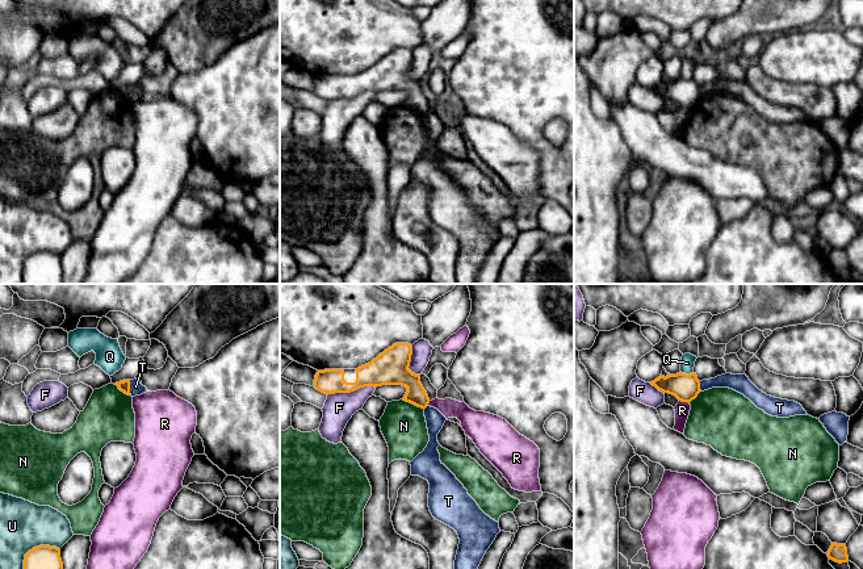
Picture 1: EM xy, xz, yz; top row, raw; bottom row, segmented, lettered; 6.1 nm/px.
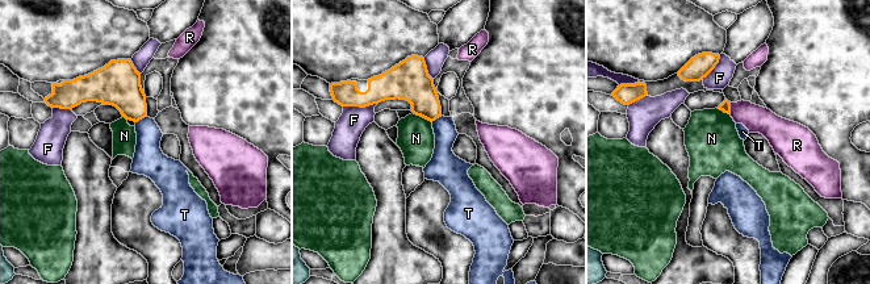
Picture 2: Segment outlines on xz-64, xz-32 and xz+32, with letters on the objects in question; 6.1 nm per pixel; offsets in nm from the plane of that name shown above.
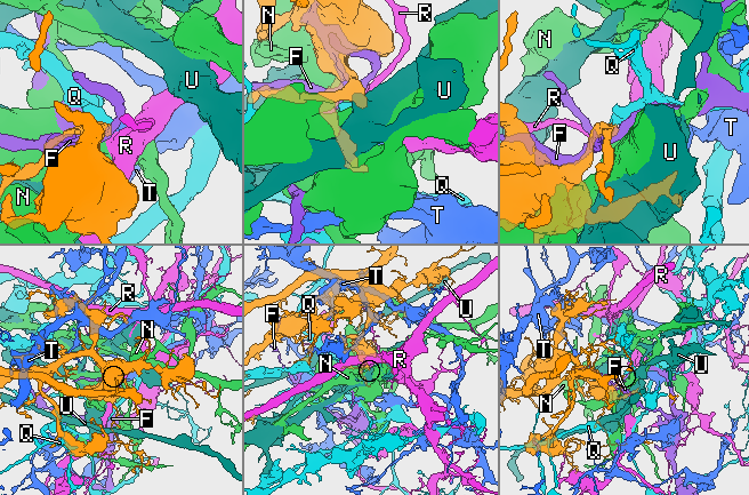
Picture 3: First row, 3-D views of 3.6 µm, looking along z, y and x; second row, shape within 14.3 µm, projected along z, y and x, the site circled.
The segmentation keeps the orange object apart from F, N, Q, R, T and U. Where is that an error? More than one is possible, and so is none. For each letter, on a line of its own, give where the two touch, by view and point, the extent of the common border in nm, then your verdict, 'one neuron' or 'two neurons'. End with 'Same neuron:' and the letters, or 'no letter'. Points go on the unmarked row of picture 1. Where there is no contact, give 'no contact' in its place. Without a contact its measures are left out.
F: xz (351, 96) | 300 nm | two neurons
N: xz (413, 109) | 150 nm | two neurons
Q: yz (687, 80) | 80 nm | two neurons
R: yz (685, 107) | 70 nm | two neurons
T: xy (129, 93) | 100 nm | two neurons
U: xy (32, 255) | 300 nm | two neurons
Same neuron: no letter

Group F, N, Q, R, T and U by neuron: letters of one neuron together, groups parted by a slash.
F / N / Q / R / T / U

